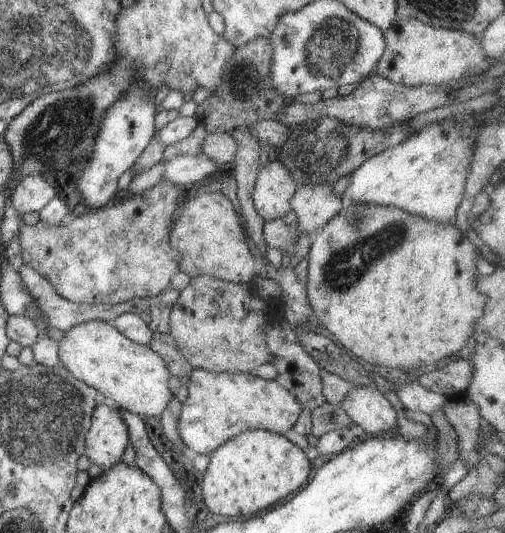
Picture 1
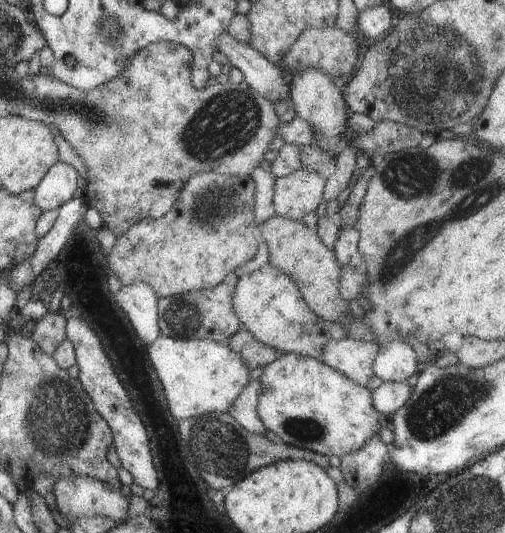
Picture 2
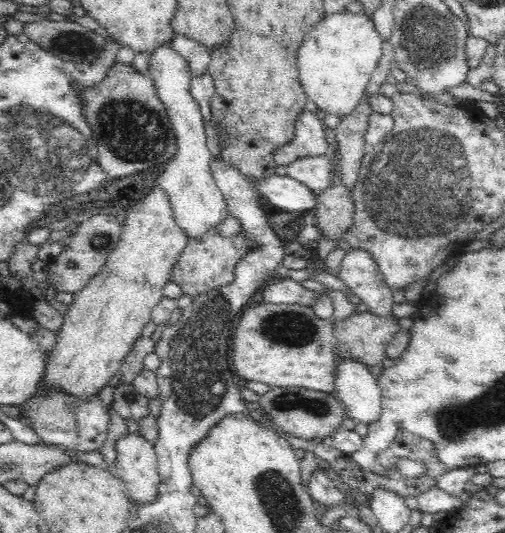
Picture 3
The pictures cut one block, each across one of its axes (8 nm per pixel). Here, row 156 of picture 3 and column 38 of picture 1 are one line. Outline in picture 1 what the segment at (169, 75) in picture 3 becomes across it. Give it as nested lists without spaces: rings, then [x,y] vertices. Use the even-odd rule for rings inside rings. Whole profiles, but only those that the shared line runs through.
[[[40,174],[26,176],[16,184],[10,196],[10,204],[20,216],[40,211],[56,196],[55,186]]]

